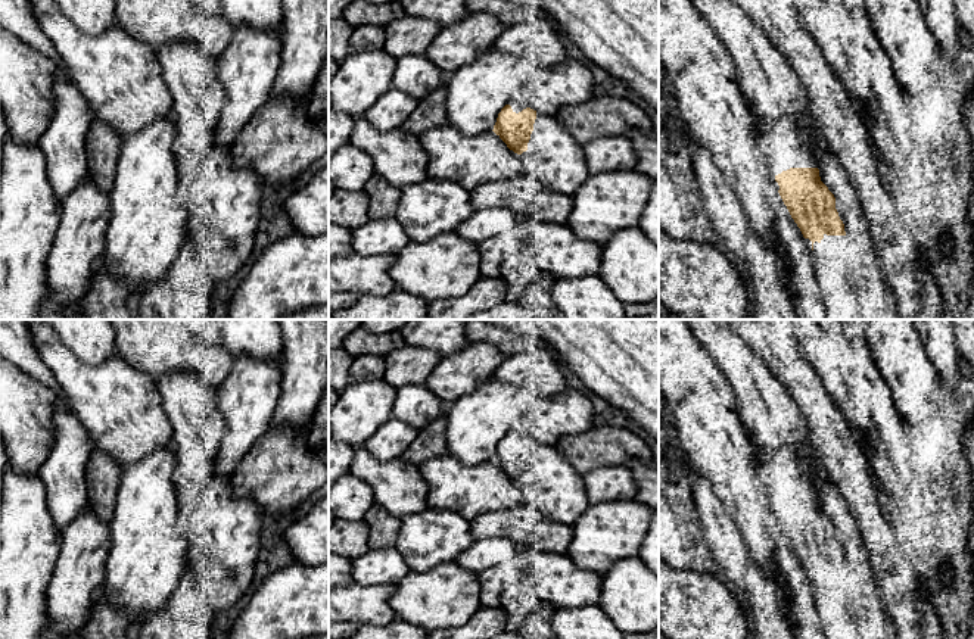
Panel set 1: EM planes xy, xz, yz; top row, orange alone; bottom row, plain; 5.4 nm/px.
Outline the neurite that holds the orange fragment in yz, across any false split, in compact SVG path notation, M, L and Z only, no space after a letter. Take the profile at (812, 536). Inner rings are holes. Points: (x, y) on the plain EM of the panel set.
M685 320L693 336L704 347L732 387L740 418L759 449L757 476L769 505L812 583L815 608L827 633L825 639L859 639L855 614L849 610L844 554L835 539L835 527L821 511L818 492L810 481L810 462L797 455L797 445L809 440L809 430L787 389L766 364L732 330L726 320Z

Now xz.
M510 430L498 443L494 462L507 474L510 480L522 484L528 480L528 473L533 461L536 440L525 431Z

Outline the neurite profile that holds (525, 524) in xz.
M523 502L514 508L489 511L470 521L474 540L507 537L516 545L567 554L573 526L553 521L535 505Z

